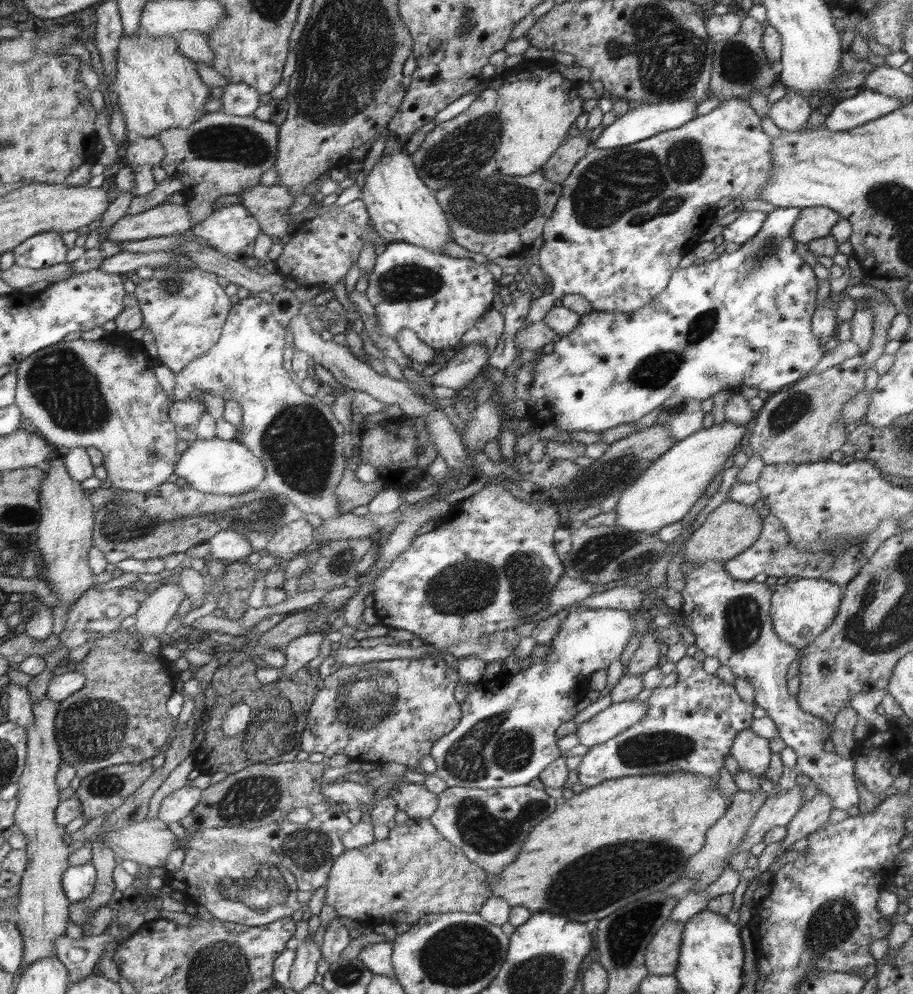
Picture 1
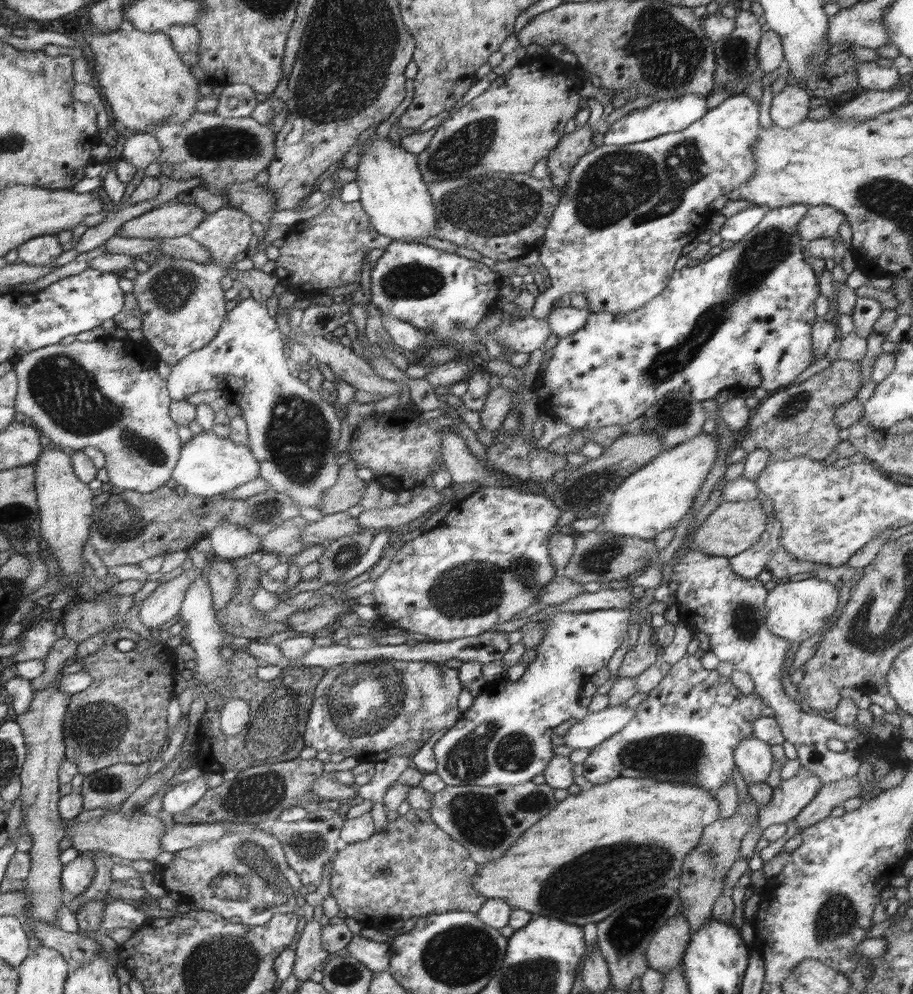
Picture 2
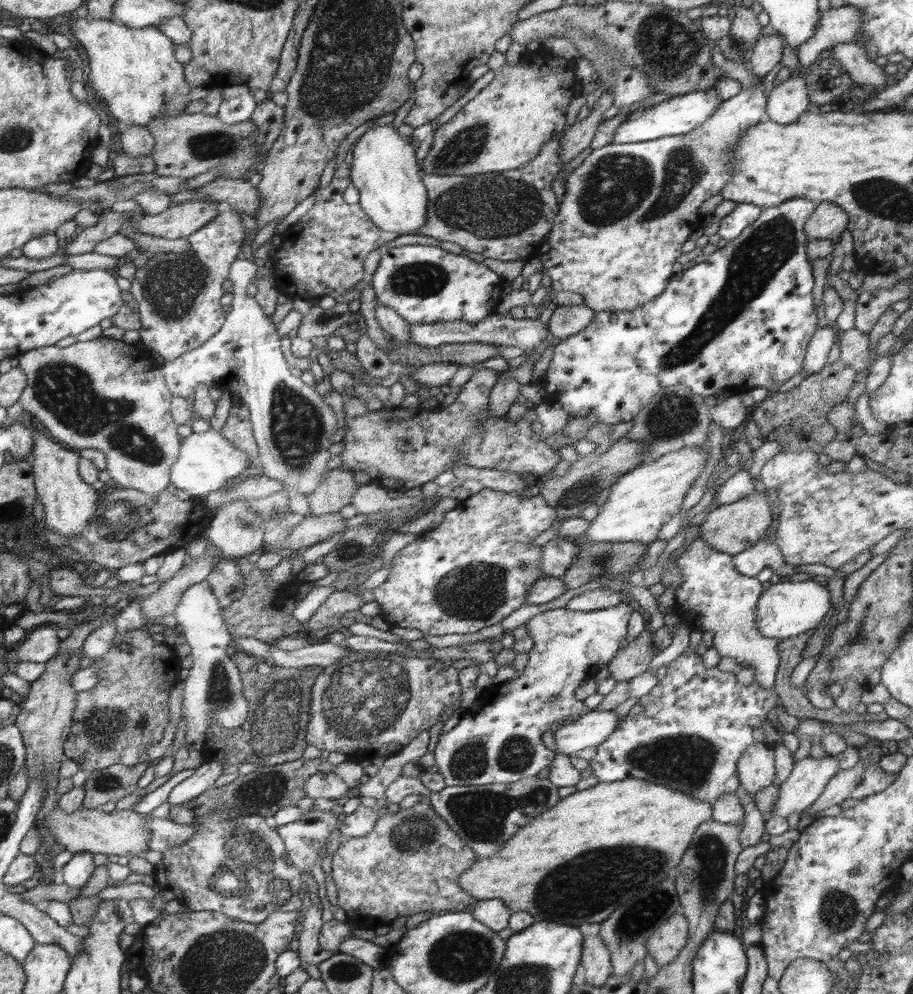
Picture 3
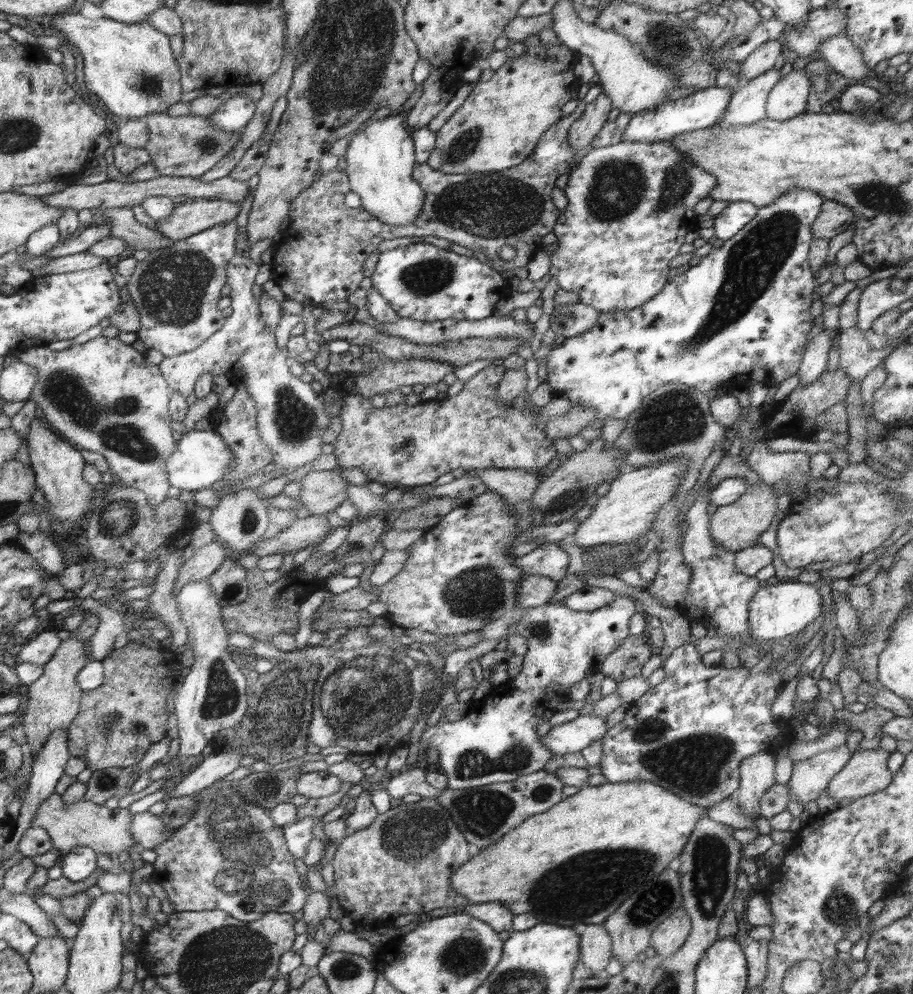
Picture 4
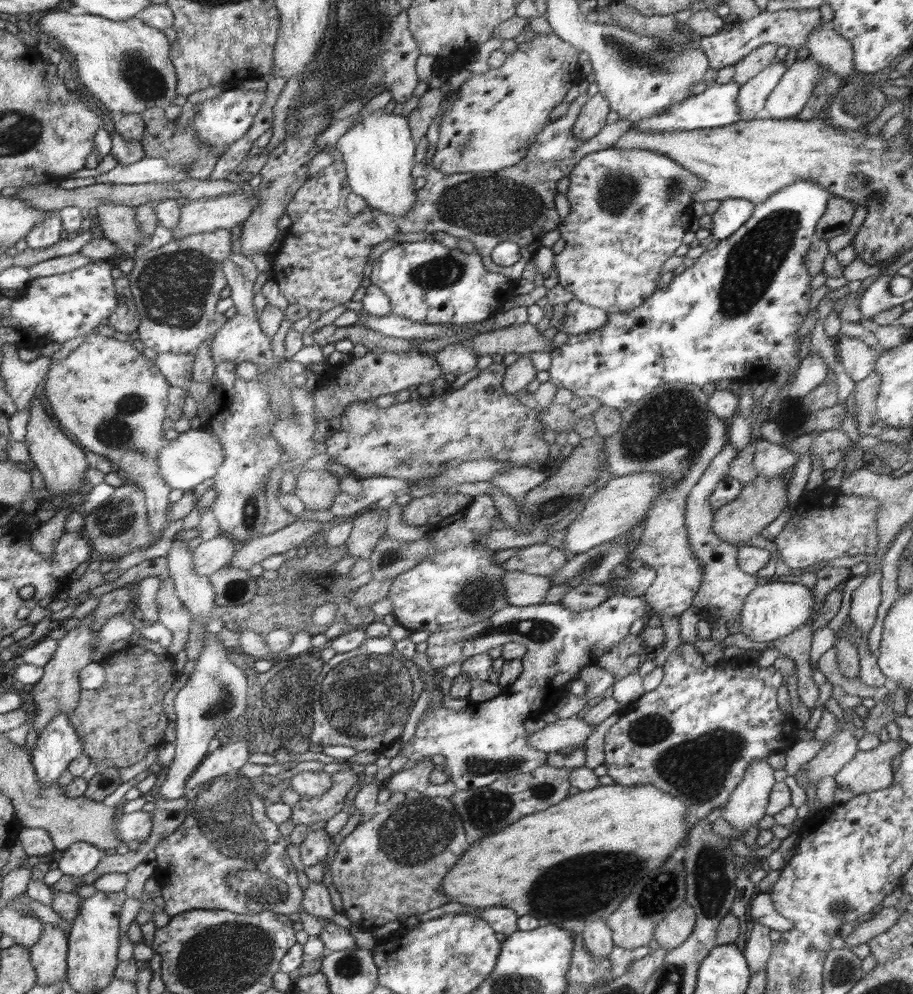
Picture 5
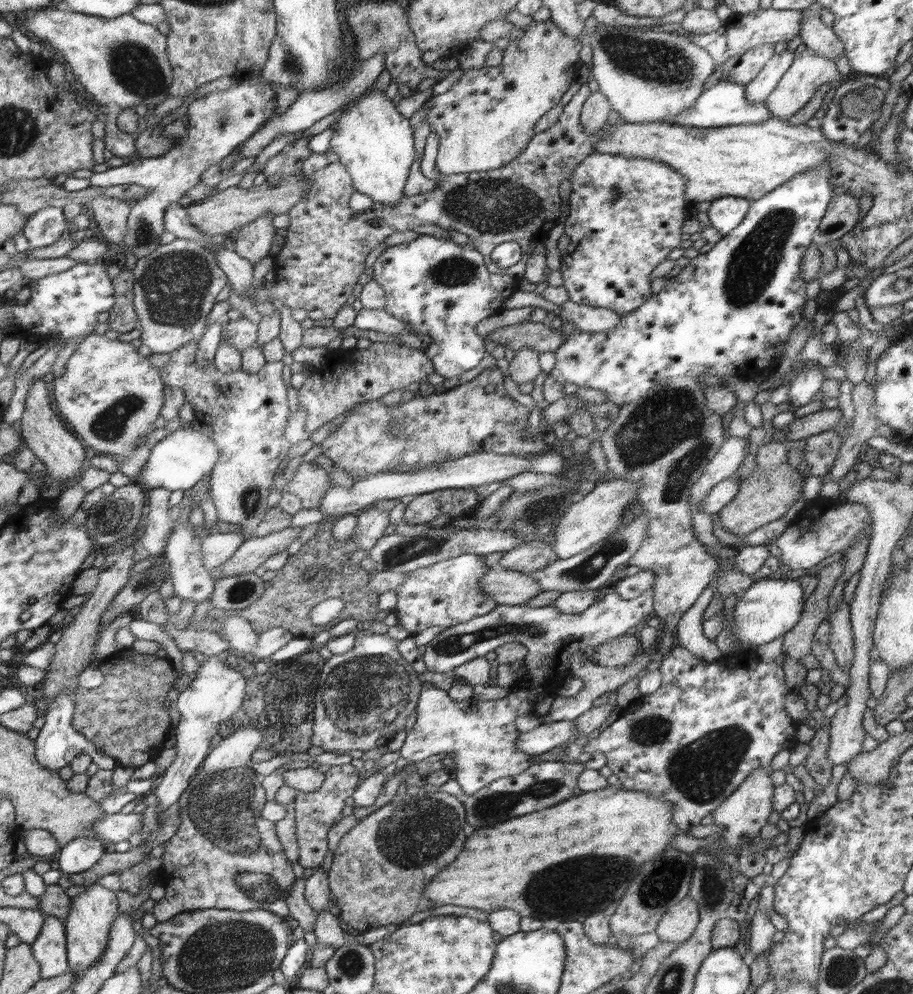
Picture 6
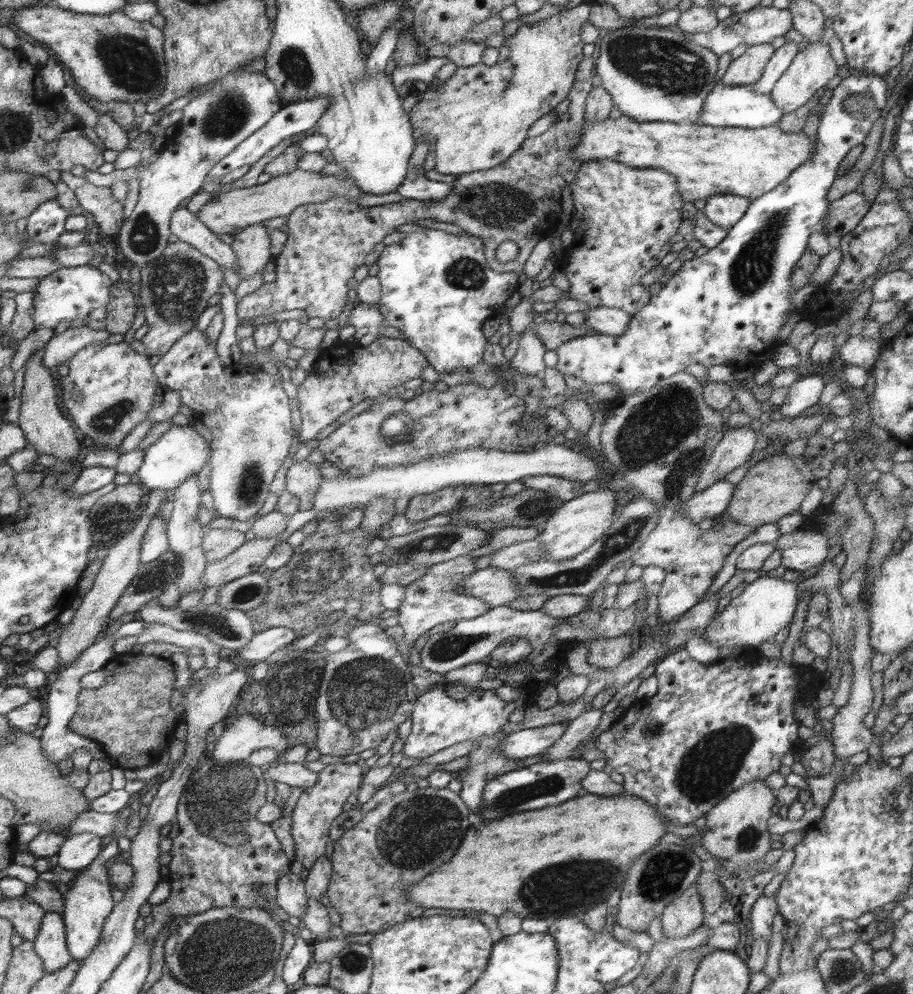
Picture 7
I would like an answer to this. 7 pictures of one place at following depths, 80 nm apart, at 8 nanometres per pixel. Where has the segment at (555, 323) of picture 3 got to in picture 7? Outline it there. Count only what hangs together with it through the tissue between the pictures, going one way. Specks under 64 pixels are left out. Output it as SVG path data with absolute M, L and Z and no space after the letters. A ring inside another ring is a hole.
M593 307L584 310L582 314L586 319L584 325L594 329L596 333L612 336L622 335L632 320L632 314L607 307Z

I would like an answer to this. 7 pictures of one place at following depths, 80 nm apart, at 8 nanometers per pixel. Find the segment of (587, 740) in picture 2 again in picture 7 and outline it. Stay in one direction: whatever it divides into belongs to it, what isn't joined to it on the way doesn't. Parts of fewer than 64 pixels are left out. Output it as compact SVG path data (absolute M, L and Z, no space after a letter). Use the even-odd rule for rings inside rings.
M556 723L533 729L517 730L507 735L497 749L509 759L530 758L556 744L566 727L564 723Z

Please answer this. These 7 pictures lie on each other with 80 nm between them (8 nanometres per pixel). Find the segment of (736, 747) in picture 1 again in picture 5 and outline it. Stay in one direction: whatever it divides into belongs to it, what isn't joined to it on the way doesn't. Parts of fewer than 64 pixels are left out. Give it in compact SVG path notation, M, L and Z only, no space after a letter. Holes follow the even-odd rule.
M766 759L752 762L744 778L722 806L720 818L724 818L740 834L758 827L759 820L766 816L766 806L776 783L774 768Z

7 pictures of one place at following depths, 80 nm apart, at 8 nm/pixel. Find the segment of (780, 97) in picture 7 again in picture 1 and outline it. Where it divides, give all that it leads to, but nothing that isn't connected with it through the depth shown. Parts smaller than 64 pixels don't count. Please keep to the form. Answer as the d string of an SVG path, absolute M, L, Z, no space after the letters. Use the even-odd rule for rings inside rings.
M792 91L777 102L770 104L769 117L781 130L796 132L805 128L806 122L812 114L812 106L808 103L808 97Z

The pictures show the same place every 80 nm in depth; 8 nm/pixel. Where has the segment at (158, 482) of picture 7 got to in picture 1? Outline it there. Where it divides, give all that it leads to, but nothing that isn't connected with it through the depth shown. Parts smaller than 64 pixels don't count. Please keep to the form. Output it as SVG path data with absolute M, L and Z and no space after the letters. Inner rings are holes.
M197 439L189 443L180 462L176 465L176 474L190 483L192 487L206 494L241 495L263 486L266 480L266 467L263 459L243 443L233 440Z

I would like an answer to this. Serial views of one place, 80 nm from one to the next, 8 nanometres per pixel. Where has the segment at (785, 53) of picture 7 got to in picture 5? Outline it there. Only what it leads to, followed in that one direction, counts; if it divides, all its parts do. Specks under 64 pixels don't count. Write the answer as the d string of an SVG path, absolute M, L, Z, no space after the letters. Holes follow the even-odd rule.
M775 59L770 66L740 85L737 104L741 120L756 119L764 114L768 96L776 89L782 75L788 70L784 62L785 59L782 61Z

